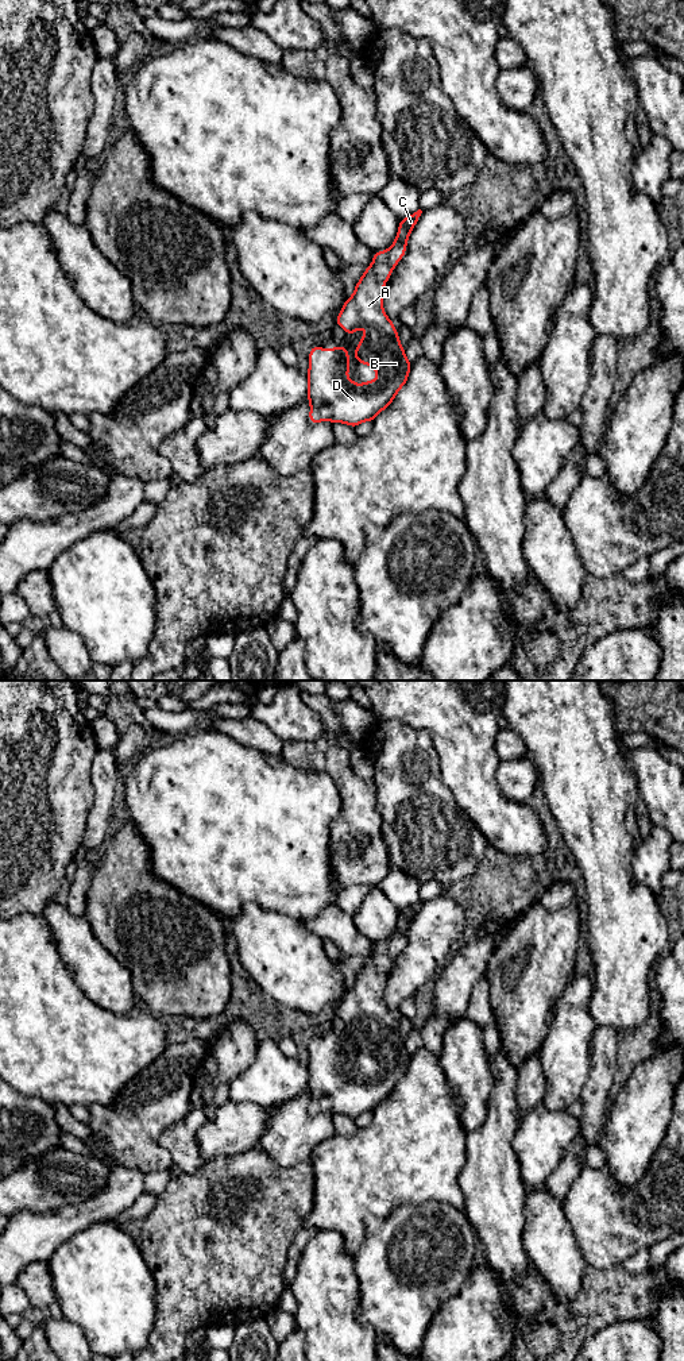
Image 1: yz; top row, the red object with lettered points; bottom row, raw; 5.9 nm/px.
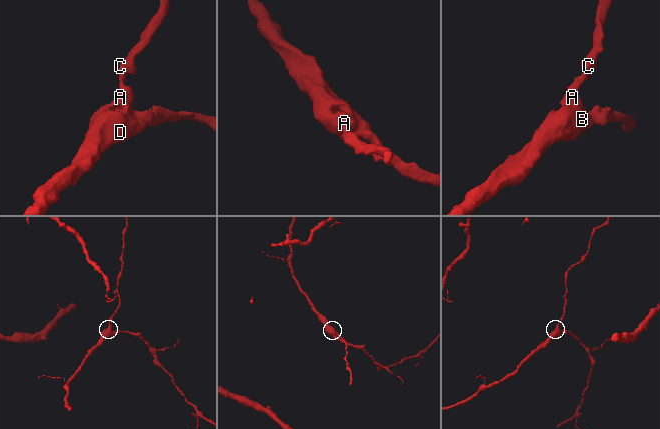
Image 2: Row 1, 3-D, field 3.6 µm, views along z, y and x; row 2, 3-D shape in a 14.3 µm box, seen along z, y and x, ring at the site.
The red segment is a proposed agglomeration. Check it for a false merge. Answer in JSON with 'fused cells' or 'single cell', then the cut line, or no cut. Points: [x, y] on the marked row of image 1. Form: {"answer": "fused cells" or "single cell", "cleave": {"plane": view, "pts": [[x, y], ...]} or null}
{"answer": "single cell", "cleave": null}

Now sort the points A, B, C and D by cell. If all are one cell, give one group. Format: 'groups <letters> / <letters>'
groups A B C D

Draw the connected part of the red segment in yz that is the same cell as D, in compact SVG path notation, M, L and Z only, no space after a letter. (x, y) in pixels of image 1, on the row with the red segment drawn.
M418 209L399 221L393 246L374 254L371 266L364 270L353 294L343 304L335 320L348 335L366 328L353 354L359 363L370 365L376 371L376 379L358 385L347 378L349 362L345 347L313 346L306 373L312 424L332 421L355 428L363 421L372 421L406 383L411 363L399 343L394 323L383 311L383 289L405 255L407 238L421 213Z

